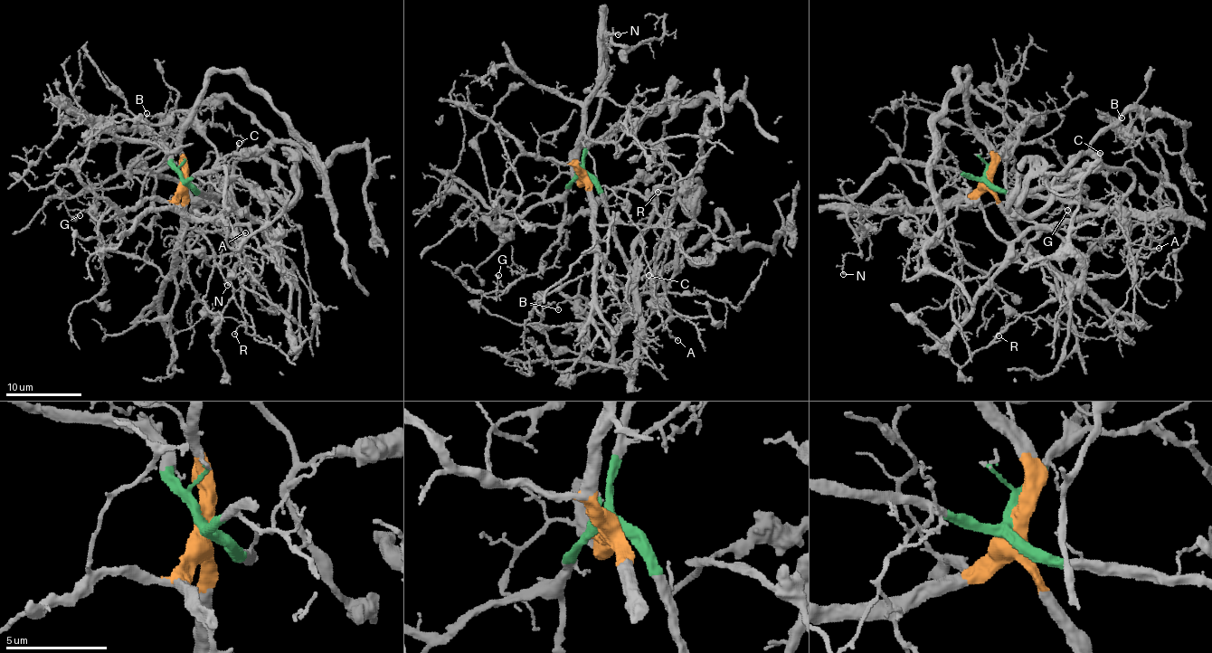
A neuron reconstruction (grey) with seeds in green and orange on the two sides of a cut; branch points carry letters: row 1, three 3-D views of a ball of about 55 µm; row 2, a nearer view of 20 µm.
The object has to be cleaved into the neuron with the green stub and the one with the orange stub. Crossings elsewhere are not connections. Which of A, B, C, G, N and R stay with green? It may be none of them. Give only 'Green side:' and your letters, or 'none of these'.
Green side: A, B, C, G, R

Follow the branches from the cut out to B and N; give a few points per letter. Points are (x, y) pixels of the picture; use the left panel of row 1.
B: (183, 181), (212, 198), (212, 203), (197, 200), (157, 171), (175, 137), (158, 116), (147, 114)
N: (183, 181), (176, 200), (179, 207), (190, 215), (212, 218), (225, 226), (226, 241), (218, 266), (228, 286)

